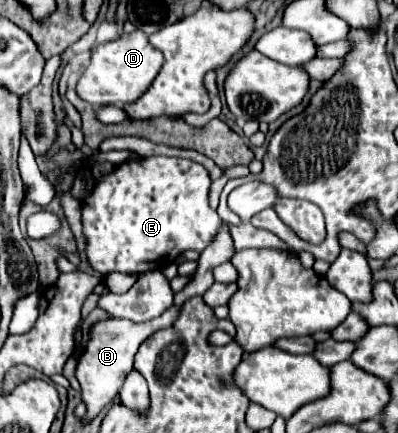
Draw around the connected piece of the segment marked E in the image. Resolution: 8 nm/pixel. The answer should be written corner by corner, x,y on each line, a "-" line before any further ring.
147,157
125,161
111,175
93,187
83,201
83,227
87,235
87,259
99,273
131,273
139,275
153,269
163,269
173,263
183,251
203,251
217,235
221,217
207,203
211,179
203,165
175,157

